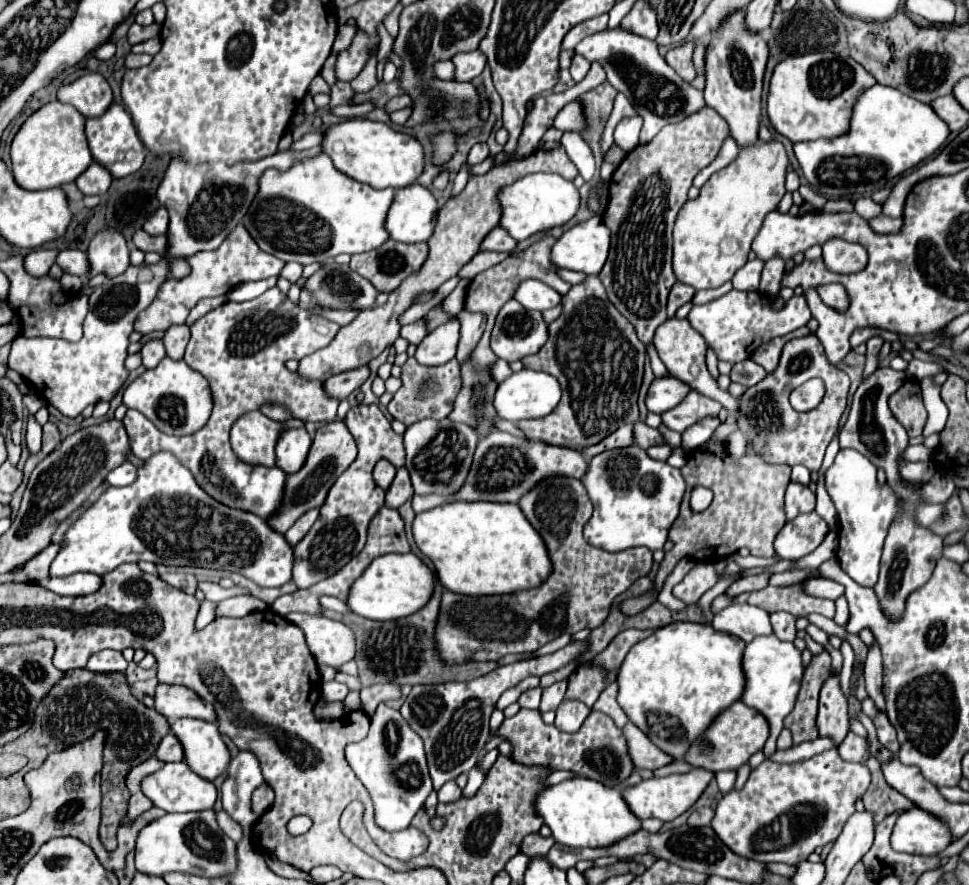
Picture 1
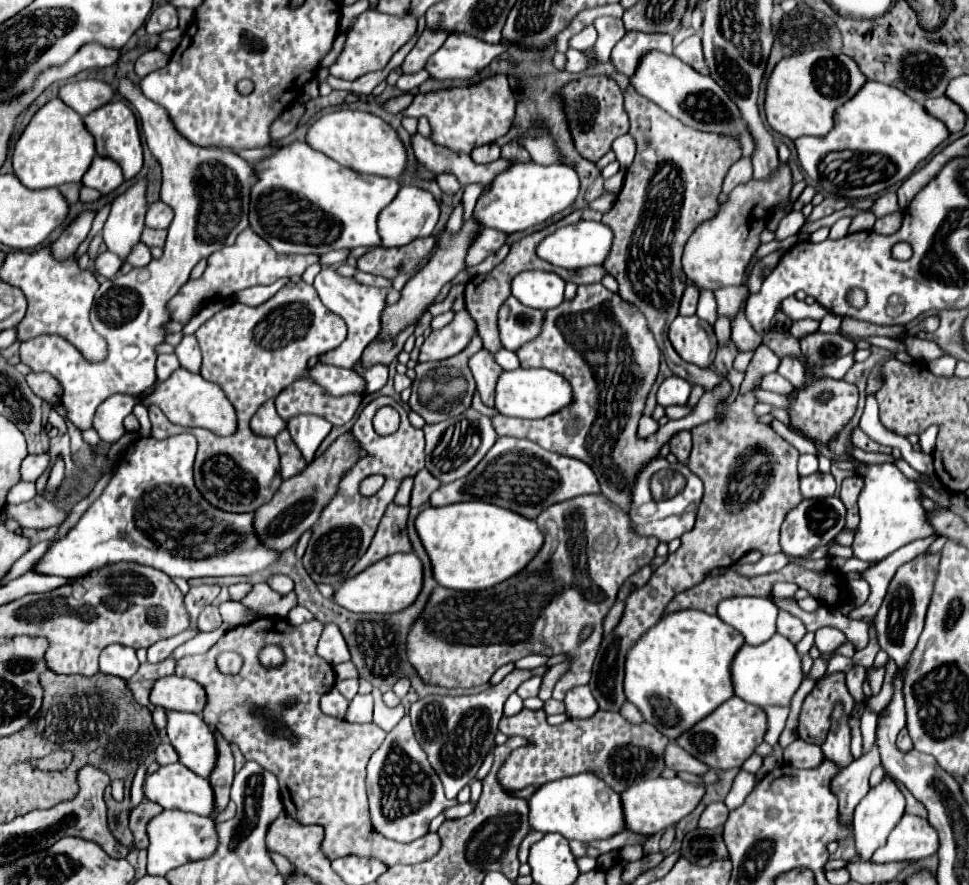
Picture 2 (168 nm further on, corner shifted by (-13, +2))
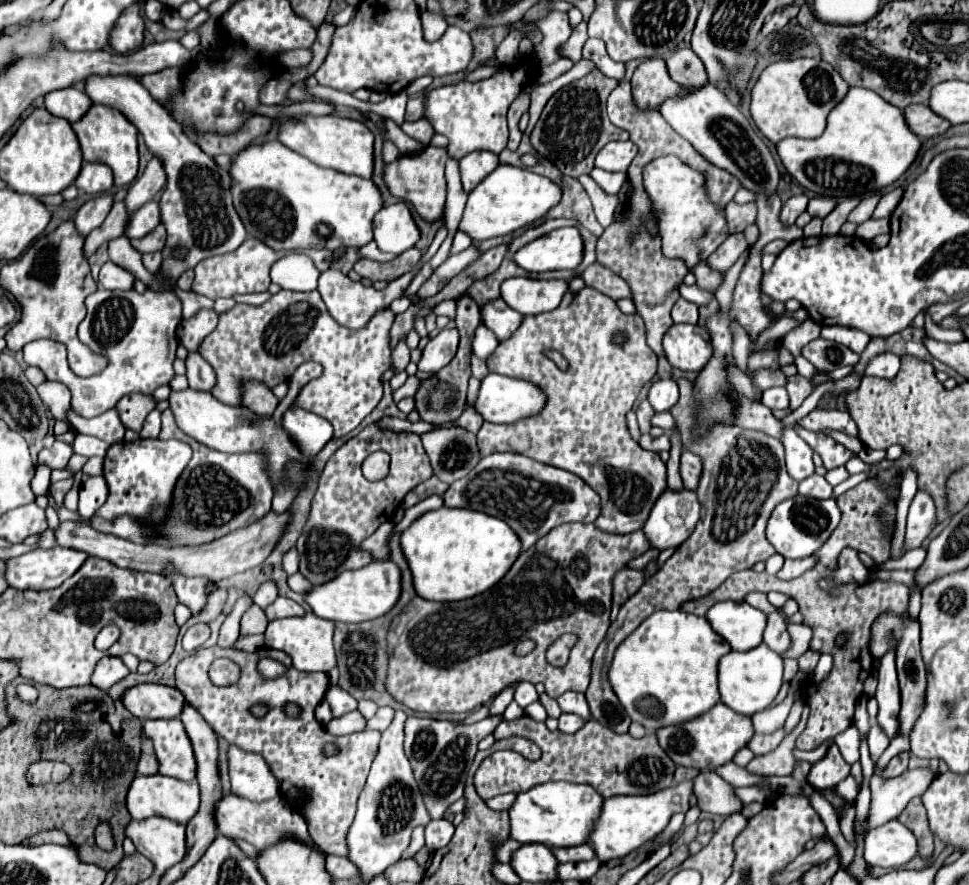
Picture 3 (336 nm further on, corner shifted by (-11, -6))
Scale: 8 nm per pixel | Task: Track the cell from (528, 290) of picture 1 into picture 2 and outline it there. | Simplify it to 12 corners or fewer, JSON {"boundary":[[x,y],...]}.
{"boundary":[[525,271],[511,293],[539,311],[563,303],[565,281],[549,271]]}

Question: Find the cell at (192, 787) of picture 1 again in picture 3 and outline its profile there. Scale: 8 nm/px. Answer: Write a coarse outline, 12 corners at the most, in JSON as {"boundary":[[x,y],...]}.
{"boundary":[[137,775],[127,793],[133,819],[183,823],[197,813],[197,781]]}

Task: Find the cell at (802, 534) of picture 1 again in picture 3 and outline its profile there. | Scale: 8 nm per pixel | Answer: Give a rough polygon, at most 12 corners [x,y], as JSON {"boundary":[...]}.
{"boundary":[[835,499],[777,505],[767,539],[785,559],[813,555],[839,525]]}

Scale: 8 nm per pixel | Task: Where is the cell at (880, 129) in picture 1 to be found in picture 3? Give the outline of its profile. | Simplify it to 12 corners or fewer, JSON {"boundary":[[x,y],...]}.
{"boundary":[[855,87],[821,137],[777,153],[805,189],[837,199],[893,185],[921,137]]}

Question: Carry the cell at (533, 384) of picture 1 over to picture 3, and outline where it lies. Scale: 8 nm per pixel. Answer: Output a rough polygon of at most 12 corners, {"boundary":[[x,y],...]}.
{"boundary":[[489,373],[475,409],[491,423],[517,423],[541,413],[535,383]]}

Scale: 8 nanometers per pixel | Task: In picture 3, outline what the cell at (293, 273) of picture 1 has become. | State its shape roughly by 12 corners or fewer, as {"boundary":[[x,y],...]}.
{"boundary":[[373,241],[359,249],[359,259],[389,261],[395,255],[381,253]]}

